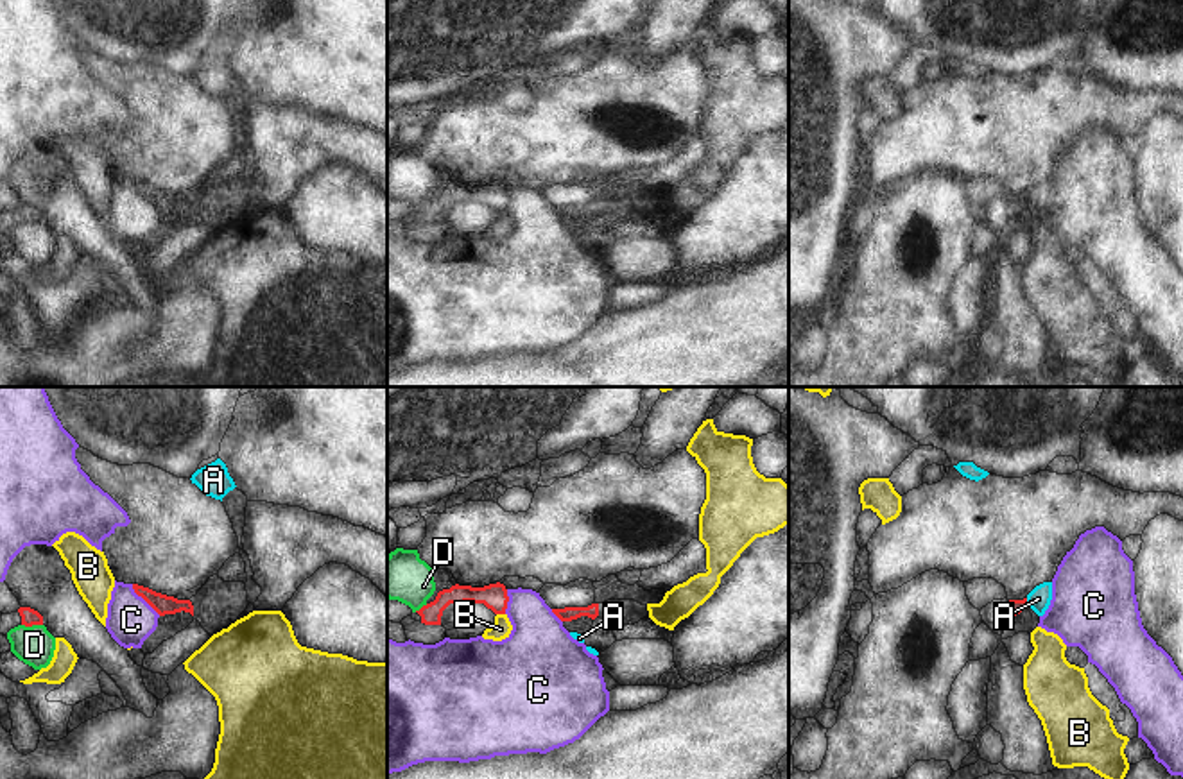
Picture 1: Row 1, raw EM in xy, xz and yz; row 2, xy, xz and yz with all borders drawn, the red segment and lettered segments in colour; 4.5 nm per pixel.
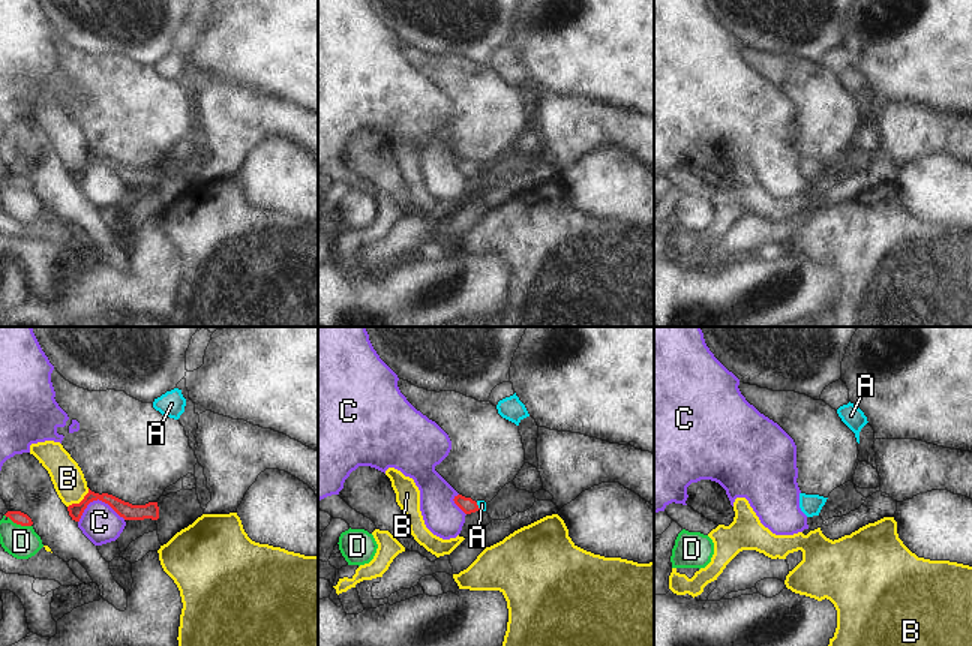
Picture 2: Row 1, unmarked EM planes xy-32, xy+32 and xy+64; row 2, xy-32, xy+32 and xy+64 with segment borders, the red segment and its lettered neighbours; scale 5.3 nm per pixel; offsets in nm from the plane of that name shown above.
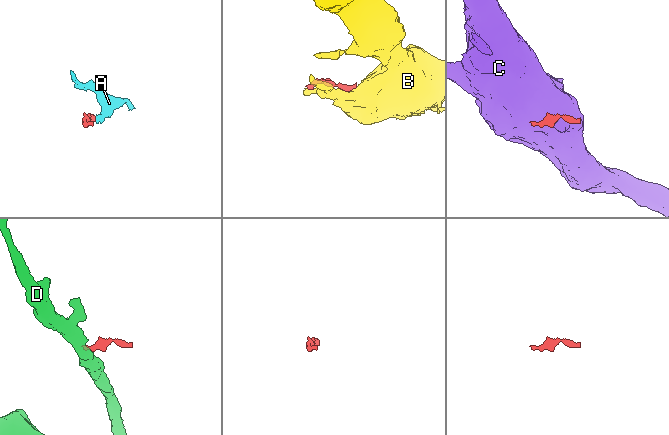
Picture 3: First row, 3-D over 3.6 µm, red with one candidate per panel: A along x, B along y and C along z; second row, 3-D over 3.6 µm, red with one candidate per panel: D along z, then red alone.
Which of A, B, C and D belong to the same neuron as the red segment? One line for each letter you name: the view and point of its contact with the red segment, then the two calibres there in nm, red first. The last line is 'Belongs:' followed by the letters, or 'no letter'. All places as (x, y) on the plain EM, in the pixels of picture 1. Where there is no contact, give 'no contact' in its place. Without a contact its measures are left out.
A: yz (1026, 201) | 60/100 nm
Belongs: A

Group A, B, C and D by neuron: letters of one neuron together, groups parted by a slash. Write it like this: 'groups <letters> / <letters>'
groups A / B / C / D

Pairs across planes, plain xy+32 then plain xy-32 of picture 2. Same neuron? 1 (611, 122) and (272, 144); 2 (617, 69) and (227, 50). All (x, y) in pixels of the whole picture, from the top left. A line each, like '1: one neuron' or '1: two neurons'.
1: two neurons
2: one neuron

